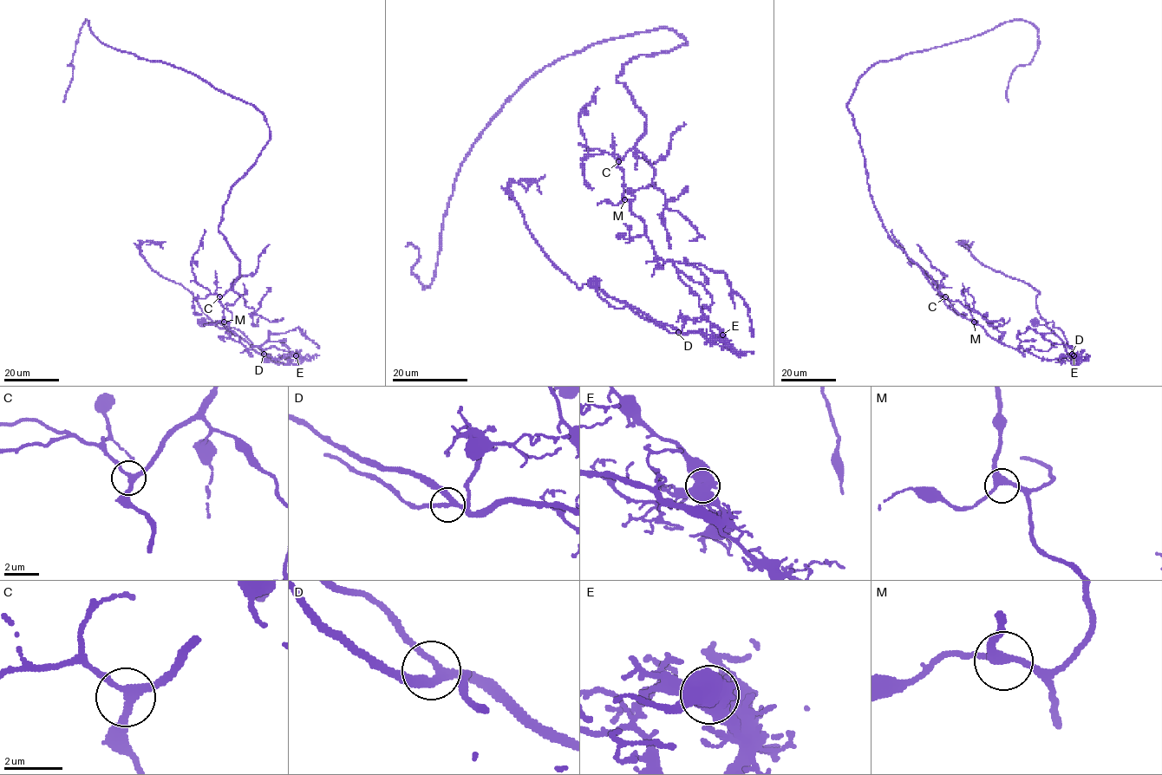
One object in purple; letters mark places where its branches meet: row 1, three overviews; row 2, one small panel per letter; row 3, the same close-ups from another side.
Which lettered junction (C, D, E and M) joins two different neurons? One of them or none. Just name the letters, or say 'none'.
E

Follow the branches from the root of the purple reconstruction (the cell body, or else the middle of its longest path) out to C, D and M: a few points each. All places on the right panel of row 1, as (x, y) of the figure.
C: (890, 237), (918, 266), (931, 286), (945, 296)
D: (890, 237), (958, 313), (979, 324), (990, 337), (1045, 360), (1073, 355), (1078, 364), (1072, 362), (1072, 354)
M: (890, 237), (918, 266), (931, 286), (945, 296), (958, 313), (974, 322)

